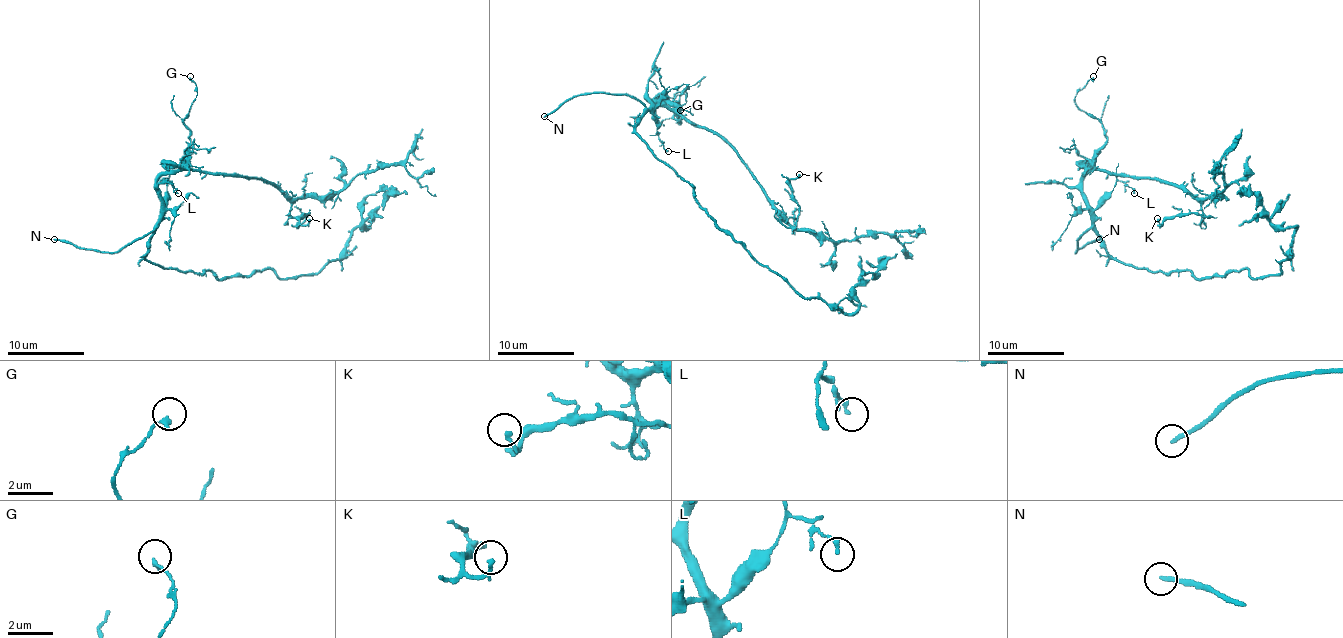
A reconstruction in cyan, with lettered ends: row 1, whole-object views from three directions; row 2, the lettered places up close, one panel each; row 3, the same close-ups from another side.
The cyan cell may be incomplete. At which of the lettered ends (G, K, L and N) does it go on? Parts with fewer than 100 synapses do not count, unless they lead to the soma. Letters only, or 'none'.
N

